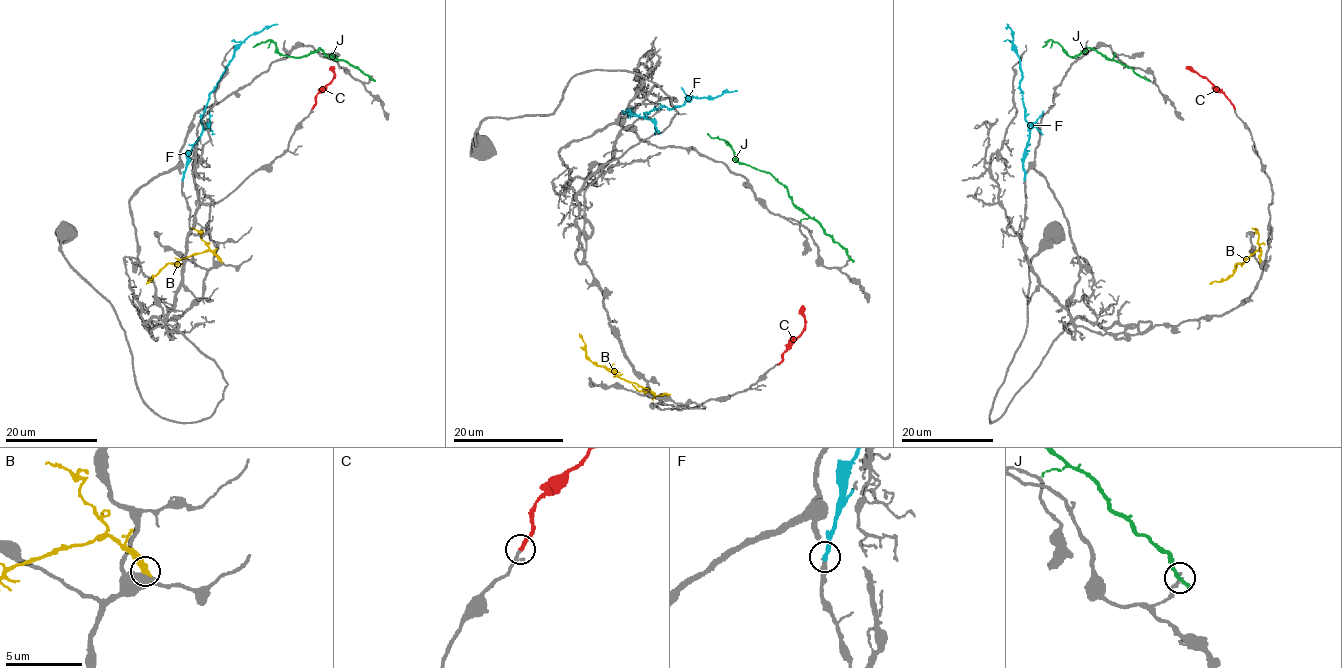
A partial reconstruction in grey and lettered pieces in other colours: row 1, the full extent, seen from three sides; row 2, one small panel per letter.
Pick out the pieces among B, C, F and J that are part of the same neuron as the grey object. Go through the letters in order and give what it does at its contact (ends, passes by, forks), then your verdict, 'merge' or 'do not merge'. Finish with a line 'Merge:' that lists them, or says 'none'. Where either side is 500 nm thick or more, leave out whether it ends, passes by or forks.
B: do not merge
C: it ends | merge
F: it ends | do not merge
J: it ends | do not merge
Merge: C

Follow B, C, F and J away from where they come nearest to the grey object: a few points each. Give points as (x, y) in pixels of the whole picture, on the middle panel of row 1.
B: (668, 394), (654, 394), (597, 365), (587, 356), (579, 334)
C: (778, 364), (782, 353), (804, 328), (802, 305)
F: (623, 112), (628, 111), (646, 117), (645, 113), (661, 106), (668, 109), (694, 97), (718, 97), (737, 90)
J: (850, 258), (847, 251), (792, 201), (787, 189), (769, 173), (741, 164), (729, 144), (707, 133)

